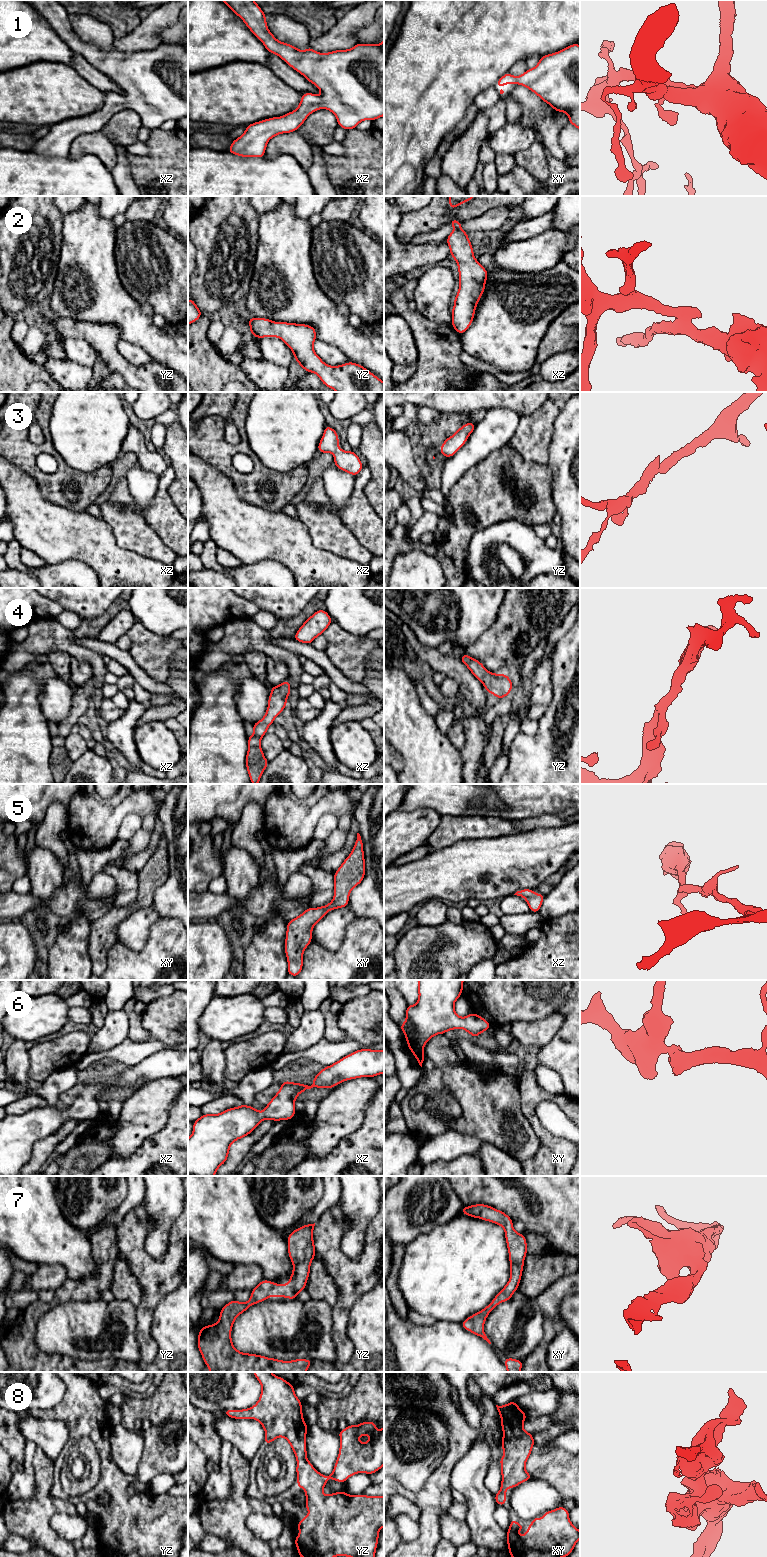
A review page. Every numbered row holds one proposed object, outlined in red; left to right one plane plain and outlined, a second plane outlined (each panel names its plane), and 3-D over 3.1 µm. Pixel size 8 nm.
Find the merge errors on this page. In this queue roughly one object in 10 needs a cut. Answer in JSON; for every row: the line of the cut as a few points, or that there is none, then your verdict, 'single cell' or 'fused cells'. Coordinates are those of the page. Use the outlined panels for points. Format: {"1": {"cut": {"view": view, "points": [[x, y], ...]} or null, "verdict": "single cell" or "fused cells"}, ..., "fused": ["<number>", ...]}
{"1": {"cut": null, "verdict": "single cell"}, "2": {"cut": null, "verdict": "single cell"}, "3": {"cut": null, "verdict": "single cell"}, "4": {"cut": null, "verdict": "single cell"}, "5": {"cut": null, "verdict": "single cell"}, "6": {"cut": null, "verdict": "single cell"}, "7": {"cut": null, "verdict": "single cell"}, "8": {"cut": null, "verdict": "single cell"}, "fused": []}

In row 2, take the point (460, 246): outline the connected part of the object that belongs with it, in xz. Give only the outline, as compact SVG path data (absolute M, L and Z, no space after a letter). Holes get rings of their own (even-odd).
M452 219L449 224L454 230L446 241L458 265L459 290L454 299L452 327L461 336L472 324L476 306L485 291L488 271L474 257L468 233L461 229L461 221Z

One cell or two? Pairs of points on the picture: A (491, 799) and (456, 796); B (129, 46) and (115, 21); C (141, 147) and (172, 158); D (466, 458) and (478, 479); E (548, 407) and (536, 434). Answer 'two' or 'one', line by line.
A: one
B: two
C: two
D: two
E: one

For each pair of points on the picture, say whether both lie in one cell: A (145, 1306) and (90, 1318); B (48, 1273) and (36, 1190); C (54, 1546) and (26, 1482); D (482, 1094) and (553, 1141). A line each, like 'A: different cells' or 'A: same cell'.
A: different cells
B: different cells
C: different cells
D: different cells

